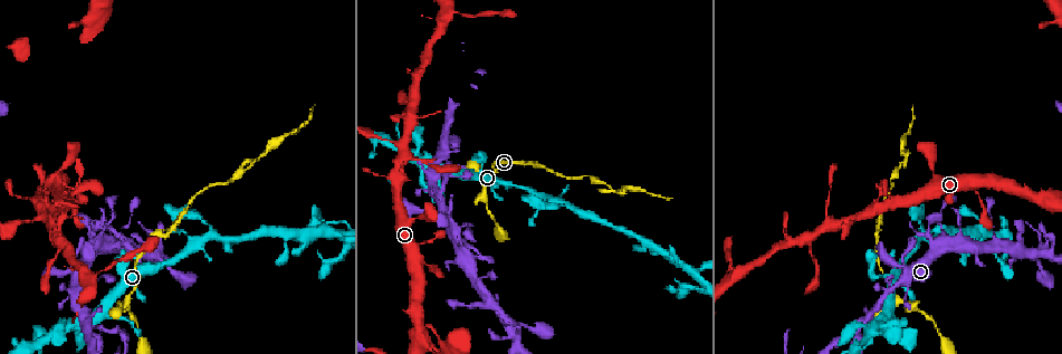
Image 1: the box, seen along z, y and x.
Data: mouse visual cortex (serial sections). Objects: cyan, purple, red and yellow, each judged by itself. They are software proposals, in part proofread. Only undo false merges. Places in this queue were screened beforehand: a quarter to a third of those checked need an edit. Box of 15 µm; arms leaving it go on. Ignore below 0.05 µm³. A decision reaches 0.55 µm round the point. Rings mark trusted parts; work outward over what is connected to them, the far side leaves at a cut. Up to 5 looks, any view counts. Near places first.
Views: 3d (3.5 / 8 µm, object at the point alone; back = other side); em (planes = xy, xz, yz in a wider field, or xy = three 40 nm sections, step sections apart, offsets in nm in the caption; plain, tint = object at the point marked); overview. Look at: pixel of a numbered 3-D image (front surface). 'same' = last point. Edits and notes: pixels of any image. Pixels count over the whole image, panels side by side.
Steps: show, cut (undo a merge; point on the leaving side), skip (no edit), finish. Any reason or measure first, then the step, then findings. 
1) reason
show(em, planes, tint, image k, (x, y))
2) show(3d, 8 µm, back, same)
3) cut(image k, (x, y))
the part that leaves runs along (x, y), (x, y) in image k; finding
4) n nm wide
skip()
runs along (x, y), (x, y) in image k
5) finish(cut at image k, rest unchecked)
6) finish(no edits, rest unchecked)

abrupt turn
show(3d, 3.5 µm, image 1, (926, 262))

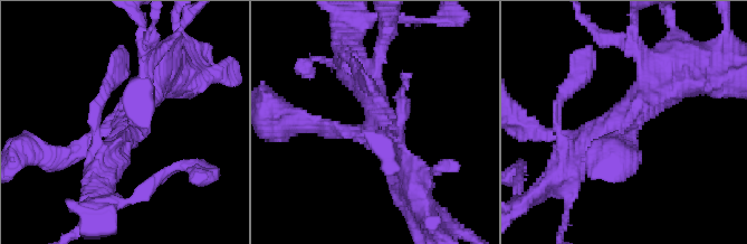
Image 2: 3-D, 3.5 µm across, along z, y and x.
4 arms; arms of 200, 200, 350, 350 nm
show(em, planes, tint, image 2, (632, 121))

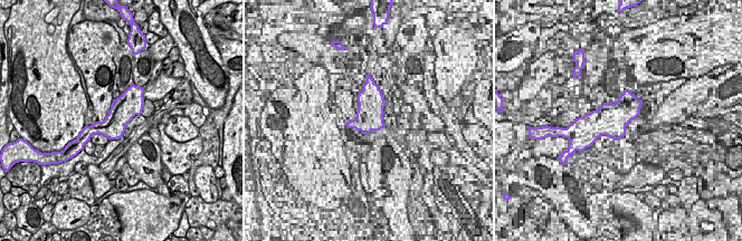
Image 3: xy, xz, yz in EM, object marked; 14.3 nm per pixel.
380 nm wide
skip()
runs along (58, 158), (124, 123), (154, 82) in image 2; one cell here

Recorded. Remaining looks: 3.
thin neck
show(3d, 3.5 µm, image 1, (615, 191))

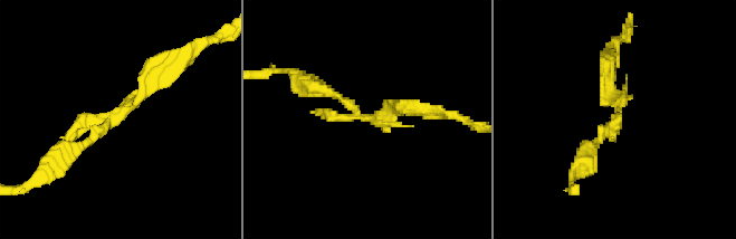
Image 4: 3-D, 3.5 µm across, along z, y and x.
show(em, xy, step 2, tint, image 4, (364, 116))

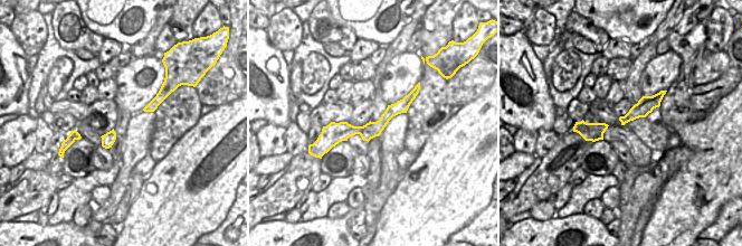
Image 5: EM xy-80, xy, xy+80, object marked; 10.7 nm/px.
skip()
runs along (411, 95), (374, 129), (325, 131) in image 5; one cell here

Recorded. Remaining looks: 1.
finish(no edits, rest unchecked)

